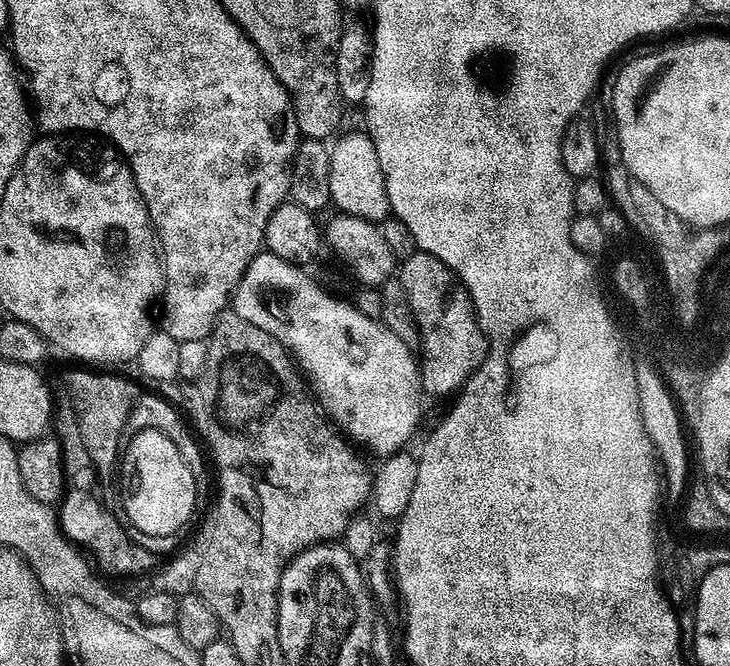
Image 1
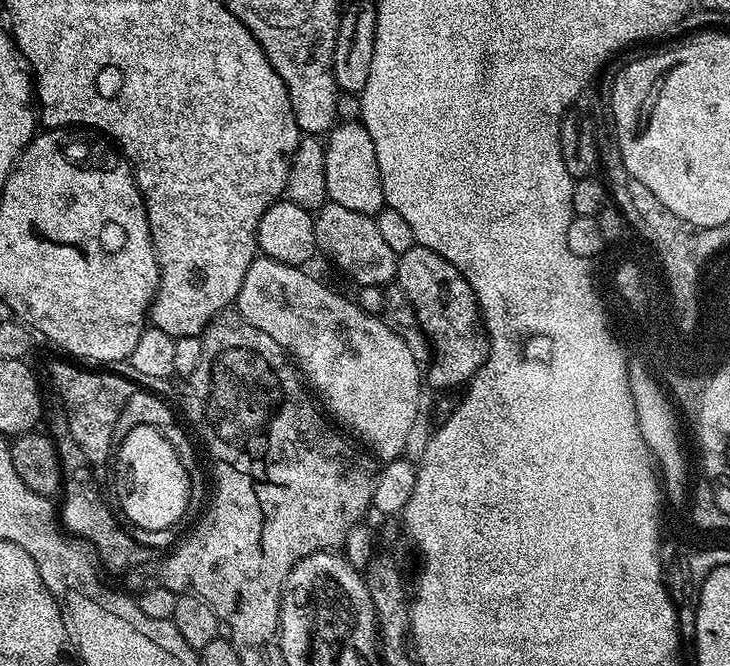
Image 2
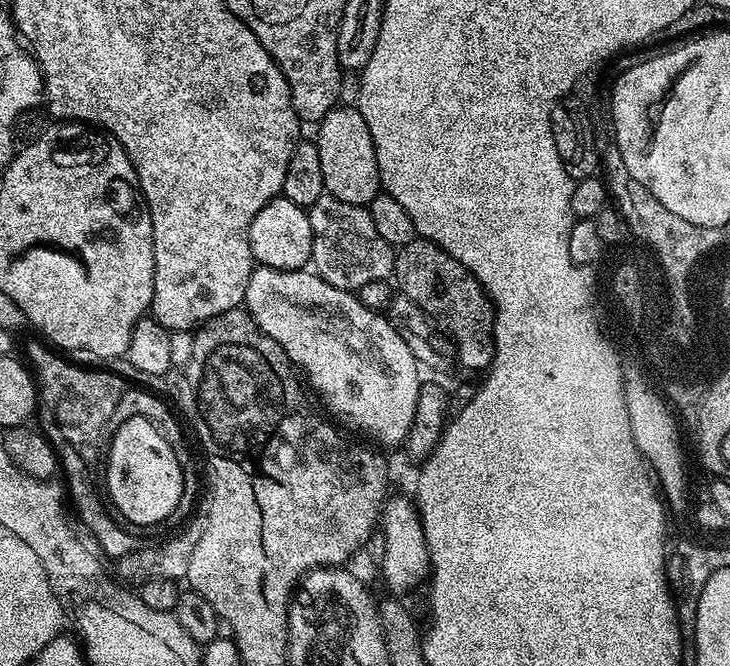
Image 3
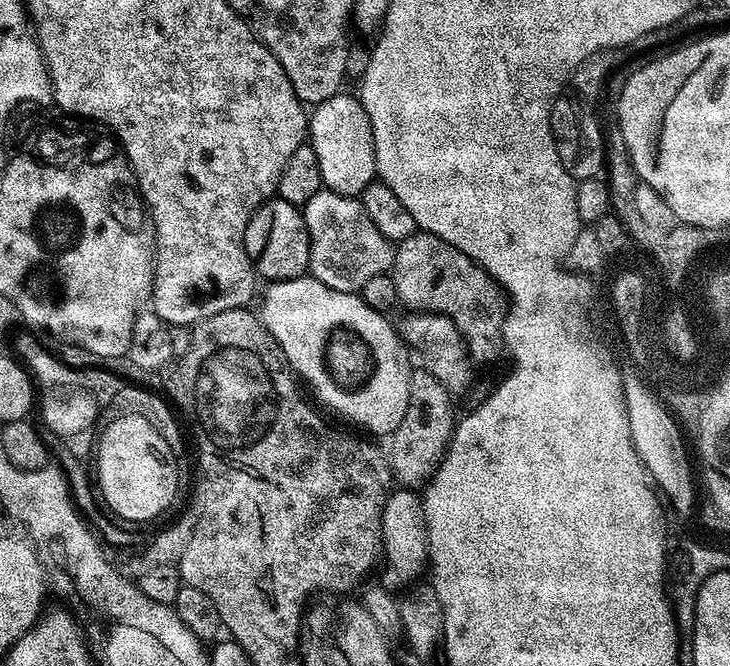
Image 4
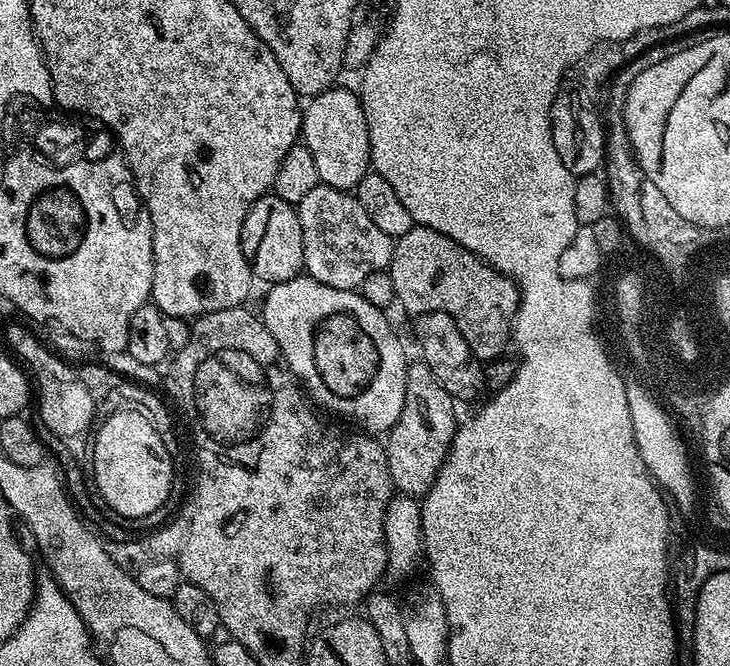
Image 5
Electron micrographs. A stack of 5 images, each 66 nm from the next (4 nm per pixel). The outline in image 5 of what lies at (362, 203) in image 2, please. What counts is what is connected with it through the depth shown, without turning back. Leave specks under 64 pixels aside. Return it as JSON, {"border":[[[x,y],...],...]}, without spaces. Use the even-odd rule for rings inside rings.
{"border":[[[333,86],[311,97],[302,112],[302,143],[314,154],[321,185],[355,190],[358,182],[370,171],[370,134],[359,95],[348,88]]]}

